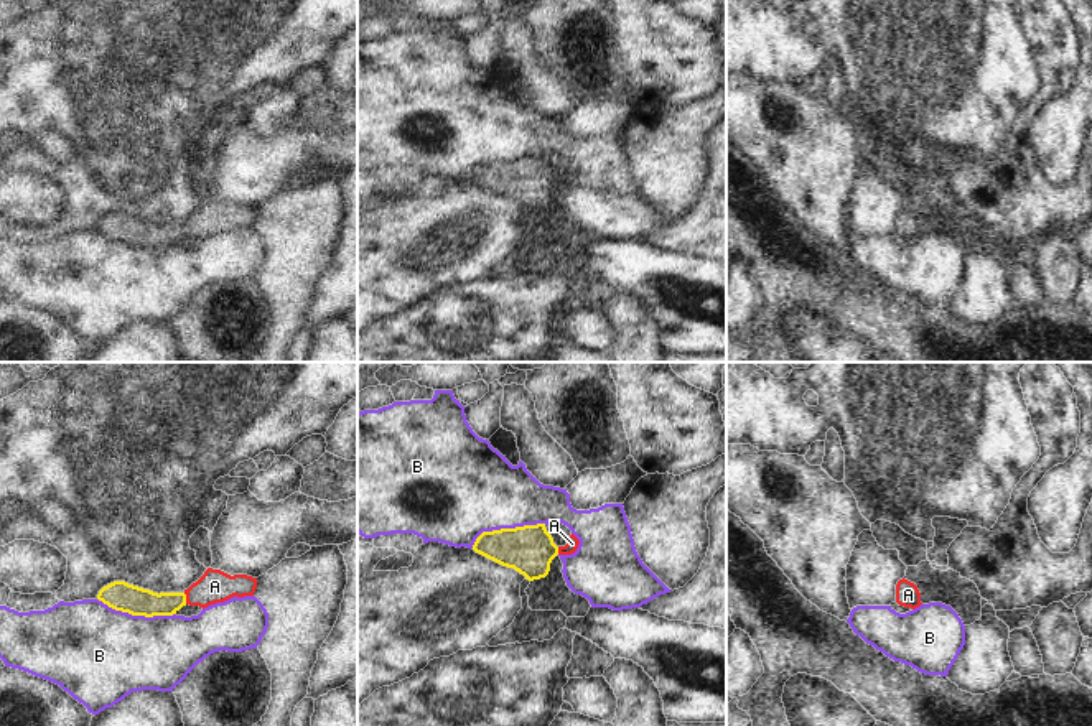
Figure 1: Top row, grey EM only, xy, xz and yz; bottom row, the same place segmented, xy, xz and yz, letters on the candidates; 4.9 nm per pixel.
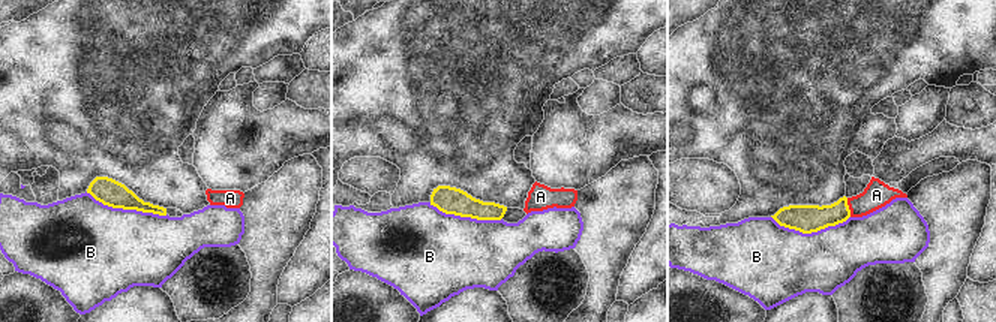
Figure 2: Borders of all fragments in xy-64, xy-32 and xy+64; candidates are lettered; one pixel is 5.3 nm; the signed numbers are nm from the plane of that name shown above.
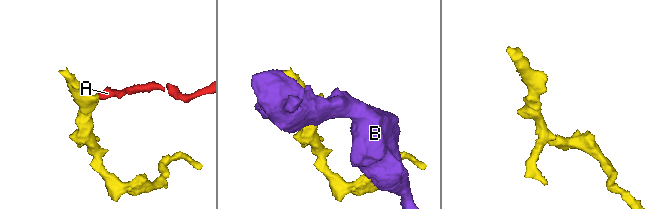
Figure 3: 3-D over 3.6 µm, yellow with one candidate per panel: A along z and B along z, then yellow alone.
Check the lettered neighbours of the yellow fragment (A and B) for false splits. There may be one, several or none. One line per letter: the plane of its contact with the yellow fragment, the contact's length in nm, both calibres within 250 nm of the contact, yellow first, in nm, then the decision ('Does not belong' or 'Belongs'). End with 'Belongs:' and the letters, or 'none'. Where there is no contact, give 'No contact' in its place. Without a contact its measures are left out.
A: Touches yellow in xy. Shared border 60 nm. Thickness 140 nm (yellow) against 160 nm. Belongs
B: Touches yellow in xy. Shared border 400 nm. Thickness 140 nm (yellow) against 440 nm. Does not belong
Belongs: A.

